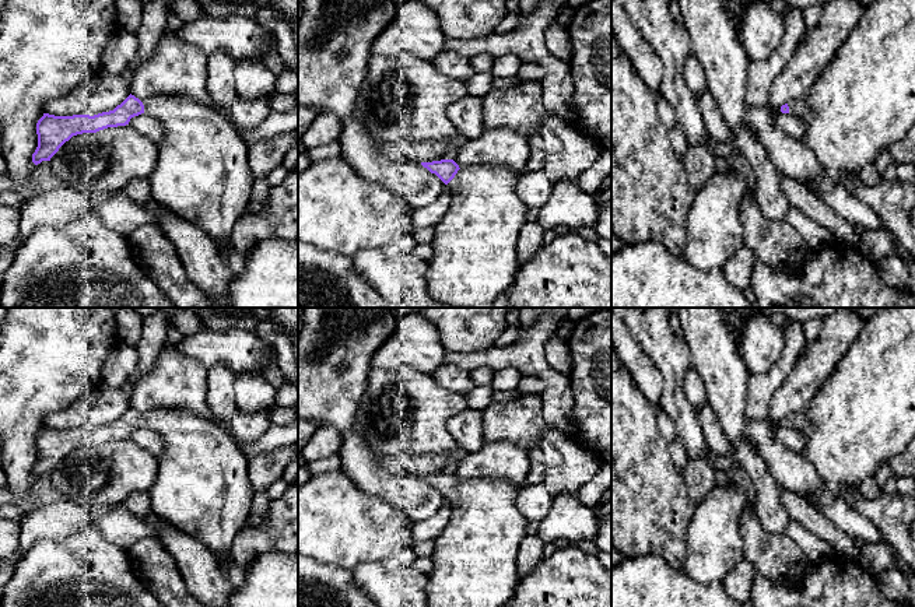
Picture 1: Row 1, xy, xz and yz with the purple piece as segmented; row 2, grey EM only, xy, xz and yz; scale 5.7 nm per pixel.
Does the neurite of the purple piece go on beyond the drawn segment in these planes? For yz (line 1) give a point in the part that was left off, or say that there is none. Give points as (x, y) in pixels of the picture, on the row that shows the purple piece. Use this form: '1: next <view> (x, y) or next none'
1: next yz (863, 102)

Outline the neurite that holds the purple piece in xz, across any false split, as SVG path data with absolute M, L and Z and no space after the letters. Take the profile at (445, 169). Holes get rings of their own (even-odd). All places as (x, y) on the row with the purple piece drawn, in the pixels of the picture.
M453 159L421 162L421 165L435 173L451 190L451 204L435 225L431 242L434 256L428 262L427 292L432 299L453 308L492 308L495 299L512 288L519 270L518 239L526 224L529 207L516 194L516 185L525 172L499 165L460 168Z

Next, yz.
M876 0L869 4L810 92L782 105L781 112L796 116L806 126L800 141L816 154L823 166L823 173L814 180L818 193L828 193L846 175L859 173L874 164L881 151L888 151L915 124L915 0Z

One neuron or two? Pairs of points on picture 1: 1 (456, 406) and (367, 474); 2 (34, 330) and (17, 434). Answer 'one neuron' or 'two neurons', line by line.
1: two neurons
2: one neuron

